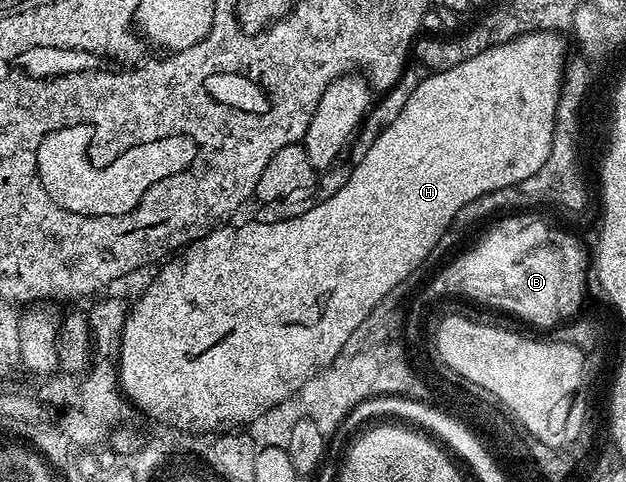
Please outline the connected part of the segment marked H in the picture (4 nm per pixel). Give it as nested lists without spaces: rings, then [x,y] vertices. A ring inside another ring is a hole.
[[[530,30],[525,34],[520,34],[518,38],[514,38],[510,42],[499,43],[495,47],[486,48],[485,52],[480,52],[477,56],[457,64],[457,68],[449,68],[429,75],[425,80],[421,80],[421,84],[417,84],[417,88],[413,90],[413,94],[409,96],[409,100],[405,102],[404,107],[397,112],[397,116],[392,123],[381,131],[373,144],[370,145],[369,150],[357,158],[356,166],[353,168],[351,166],[349,173],[346,175],[344,186],[333,193],[333,196],[325,198],[323,202],[310,208],[309,212],[305,212],[304,215],[299,215],[295,219],[281,220],[280,222],[271,222],[269,224],[257,223],[251,220],[248,221],[248,226],[239,227],[227,226],[231,224],[220,224],[208,232],[204,238],[199,238],[196,242],[189,243],[188,246],[182,247],[178,253],[171,256],[176,256],[176,258],[168,257],[166,259],[168,262],[160,268],[159,275],[144,288],[143,295],[135,303],[130,303],[127,319],[124,320],[124,330],[117,357],[117,382],[122,392],[130,392],[135,398],[135,402],[143,402],[146,410],[161,412],[165,417],[173,419],[178,426],[190,426],[191,428],[197,424],[199,426],[216,426],[218,422],[222,425],[229,425],[233,420],[249,418],[249,412],[253,412],[259,417],[267,409],[271,409],[283,402],[283,394],[290,392],[294,386],[299,386],[299,382],[303,382],[303,378],[307,378],[307,374],[311,374],[311,370],[315,370],[315,366],[323,366],[323,362],[327,362],[327,358],[331,358],[331,354],[335,354],[335,350],[339,350],[339,346],[343,346],[343,338],[347,338],[347,334],[351,334],[351,330],[355,330],[355,326],[359,326],[359,322],[363,320],[363,314],[367,314],[367,310],[371,310],[371,306],[375,306],[376,300],[383,298],[383,294],[387,294],[387,290],[391,286],[395,286],[395,282],[399,282],[399,278],[403,278],[403,274],[407,274],[407,270],[411,270],[411,266],[415,266],[415,262],[419,262],[419,258],[423,258],[423,254],[431,254],[431,242],[435,242],[435,238],[439,238],[440,232],[446,233],[452,229],[453,224],[451,224],[451,221],[455,217],[457,219],[460,217],[464,207],[476,203],[480,195],[486,196],[498,190],[522,187],[523,182],[529,180],[529,176],[537,173],[541,168],[541,164],[545,164],[545,160],[549,160],[549,152],[553,144],[553,132],[555,131],[555,113],[557,112],[557,104],[561,101],[560,94],[564,80],[564,66],[569,57],[569,50],[563,47],[563,38],[562,33],[554,30]]]

